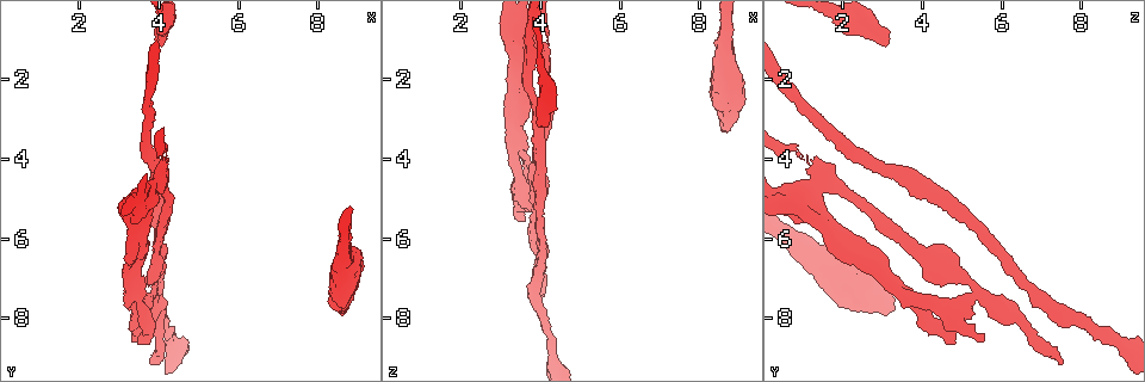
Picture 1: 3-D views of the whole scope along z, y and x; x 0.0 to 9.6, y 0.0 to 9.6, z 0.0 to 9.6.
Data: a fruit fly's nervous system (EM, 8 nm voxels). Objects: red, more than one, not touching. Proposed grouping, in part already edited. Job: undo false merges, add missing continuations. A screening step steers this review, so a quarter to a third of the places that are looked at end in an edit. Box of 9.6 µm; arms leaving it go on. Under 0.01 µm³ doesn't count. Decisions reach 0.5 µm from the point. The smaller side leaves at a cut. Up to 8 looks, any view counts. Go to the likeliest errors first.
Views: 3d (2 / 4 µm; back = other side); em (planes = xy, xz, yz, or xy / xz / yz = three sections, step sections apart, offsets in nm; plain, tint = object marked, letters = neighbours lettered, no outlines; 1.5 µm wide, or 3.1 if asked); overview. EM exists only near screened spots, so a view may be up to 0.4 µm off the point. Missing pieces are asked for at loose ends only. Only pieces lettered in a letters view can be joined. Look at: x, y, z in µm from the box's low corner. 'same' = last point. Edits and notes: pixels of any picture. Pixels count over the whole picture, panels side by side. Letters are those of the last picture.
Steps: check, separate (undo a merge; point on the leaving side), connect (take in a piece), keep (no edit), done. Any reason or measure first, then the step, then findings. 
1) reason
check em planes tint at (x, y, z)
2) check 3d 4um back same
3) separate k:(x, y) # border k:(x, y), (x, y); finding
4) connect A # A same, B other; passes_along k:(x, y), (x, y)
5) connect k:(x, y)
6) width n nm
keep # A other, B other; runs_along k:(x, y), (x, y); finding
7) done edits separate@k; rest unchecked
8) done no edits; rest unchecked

check em planes letters at (4.05, 1.20, 3.10)

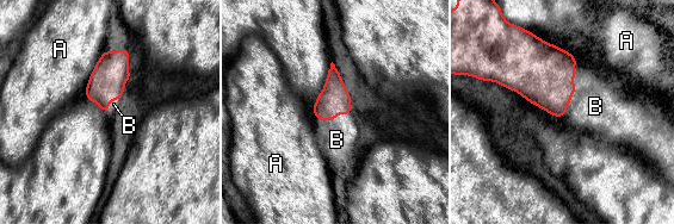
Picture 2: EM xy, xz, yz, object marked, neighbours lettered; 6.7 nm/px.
longest_contact B 380 nm
connect B # A other, B same; the neuron continues

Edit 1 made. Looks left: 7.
check overview

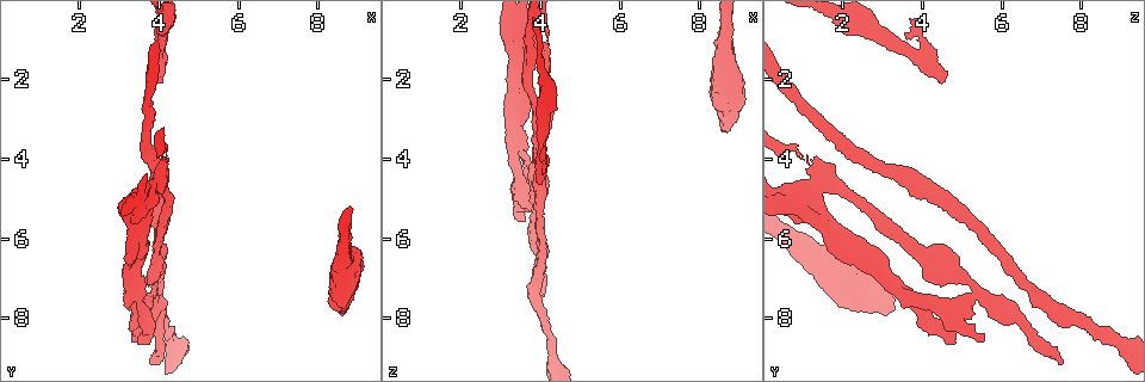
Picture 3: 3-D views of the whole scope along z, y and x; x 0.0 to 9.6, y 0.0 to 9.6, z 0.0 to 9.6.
long arm stops here
check em yz step 8 letters at (3.85, 9.15, 7.40)

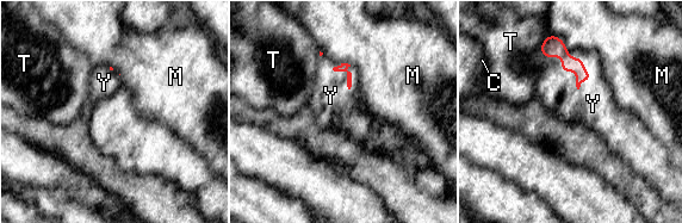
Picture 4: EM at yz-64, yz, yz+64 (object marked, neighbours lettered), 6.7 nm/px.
check em xy step 8 letters same

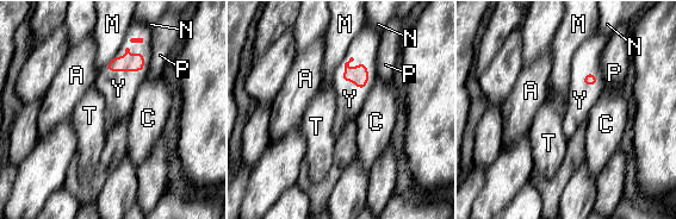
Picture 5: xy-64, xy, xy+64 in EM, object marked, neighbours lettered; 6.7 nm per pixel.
connect Y # A other, C other, M other, N other, P other, T other, Y same; passes_along 5:(359, 75), (340, 79), (349, 99); it goes on there

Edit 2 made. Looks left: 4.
done edits connect@2, connect@5; rest unchecked

